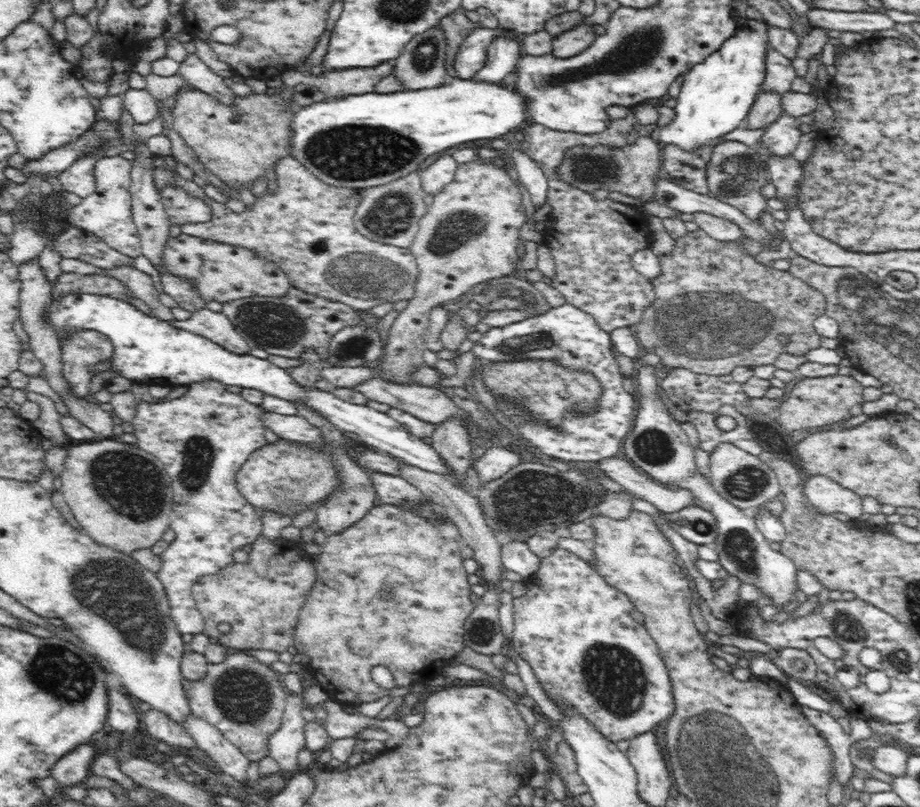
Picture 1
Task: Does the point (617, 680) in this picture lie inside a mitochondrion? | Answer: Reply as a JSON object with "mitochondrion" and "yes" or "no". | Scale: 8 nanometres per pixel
{"mitochondrion":"yes"}

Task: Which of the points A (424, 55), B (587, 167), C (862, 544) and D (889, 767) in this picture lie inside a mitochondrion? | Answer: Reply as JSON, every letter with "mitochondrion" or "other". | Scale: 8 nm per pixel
{"A":"mitochondrion","B":"mitochondrion","C":"other","D":"other"}

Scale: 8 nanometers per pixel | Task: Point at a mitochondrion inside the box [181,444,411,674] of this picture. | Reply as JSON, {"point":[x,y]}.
{"point":[285,494]}

